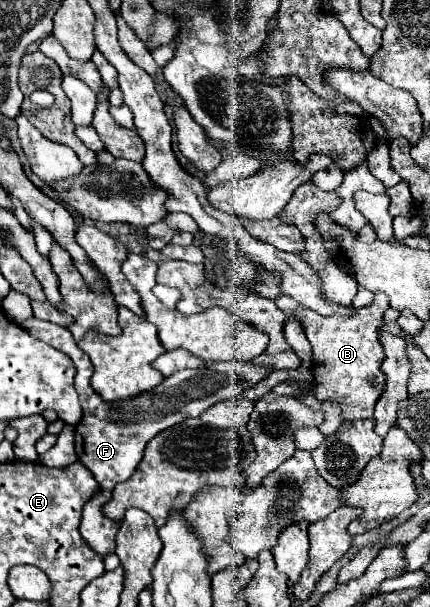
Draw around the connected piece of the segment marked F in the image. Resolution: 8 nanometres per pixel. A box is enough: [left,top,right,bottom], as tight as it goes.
[23,317,271,555]

